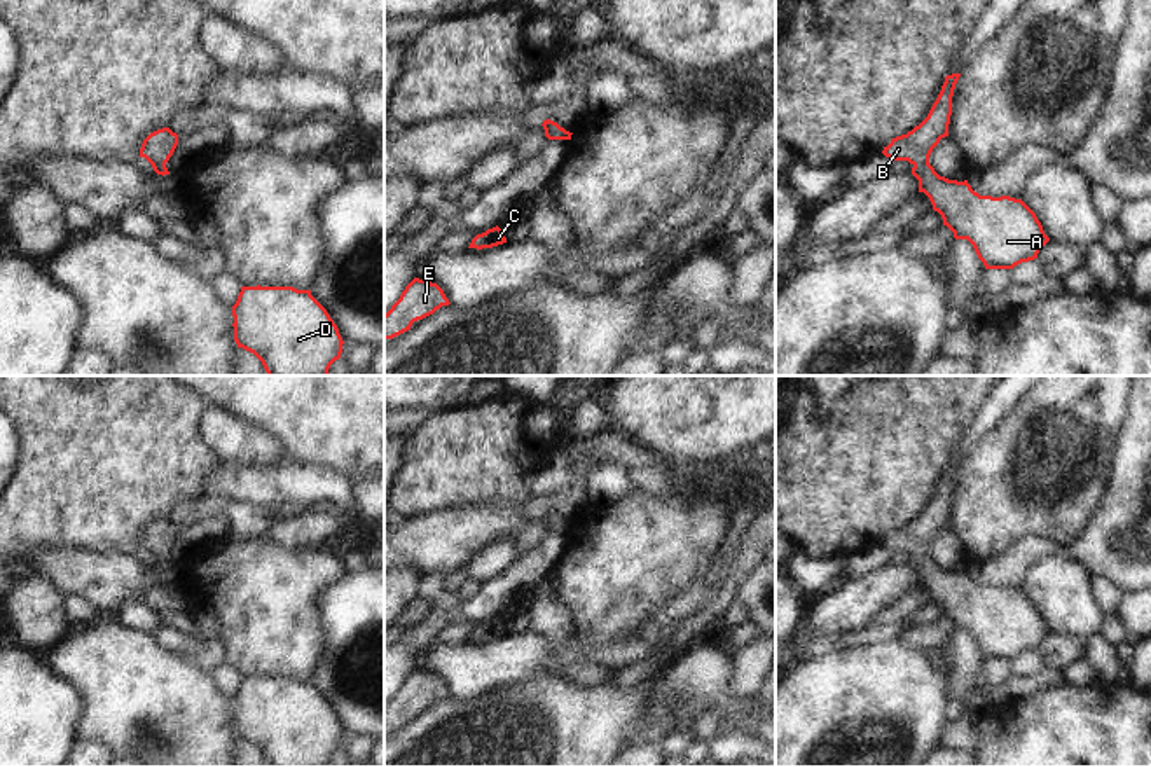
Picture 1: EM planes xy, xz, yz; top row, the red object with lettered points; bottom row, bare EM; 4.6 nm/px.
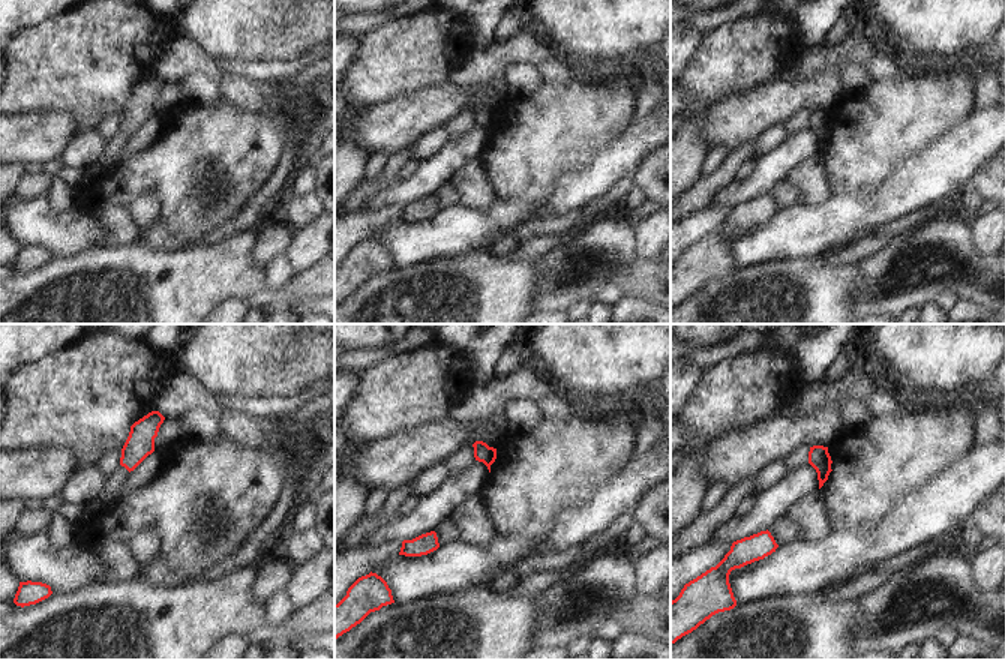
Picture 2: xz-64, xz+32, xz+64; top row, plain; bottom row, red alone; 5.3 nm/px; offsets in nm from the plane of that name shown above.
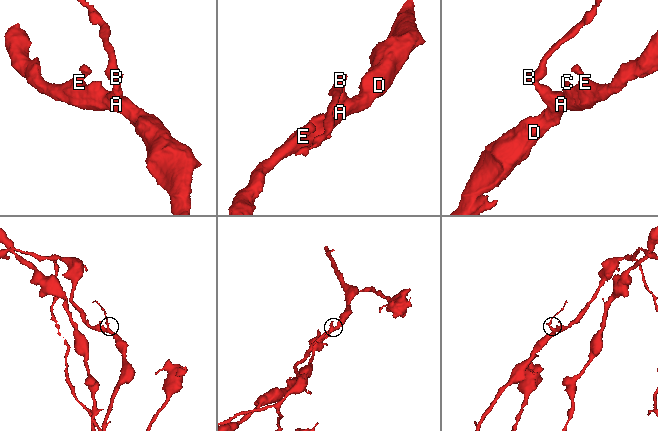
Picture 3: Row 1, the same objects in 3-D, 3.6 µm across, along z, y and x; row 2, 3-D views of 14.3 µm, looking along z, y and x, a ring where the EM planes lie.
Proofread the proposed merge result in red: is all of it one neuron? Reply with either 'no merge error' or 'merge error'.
no merge error

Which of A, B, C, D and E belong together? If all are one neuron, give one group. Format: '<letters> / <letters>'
A B C D E

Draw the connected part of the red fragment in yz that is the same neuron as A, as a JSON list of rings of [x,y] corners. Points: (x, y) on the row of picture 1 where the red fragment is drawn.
[[[961,73],[945,77],[927,117],[906,135],[896,136],[882,154],[893,161],[908,161],[933,210],[938,211],[955,239],[968,239],[985,269],[1013,269],[1037,259],[1050,241],[1036,213],[1010,196],[980,196],[968,180],[940,176],[929,155],[948,136],[952,96]]]

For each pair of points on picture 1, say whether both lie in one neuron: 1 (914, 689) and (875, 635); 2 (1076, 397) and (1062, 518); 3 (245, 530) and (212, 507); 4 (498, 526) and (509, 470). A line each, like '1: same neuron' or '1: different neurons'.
1: different neurons
2: same neuron
3: same neuron
4: different neurons

